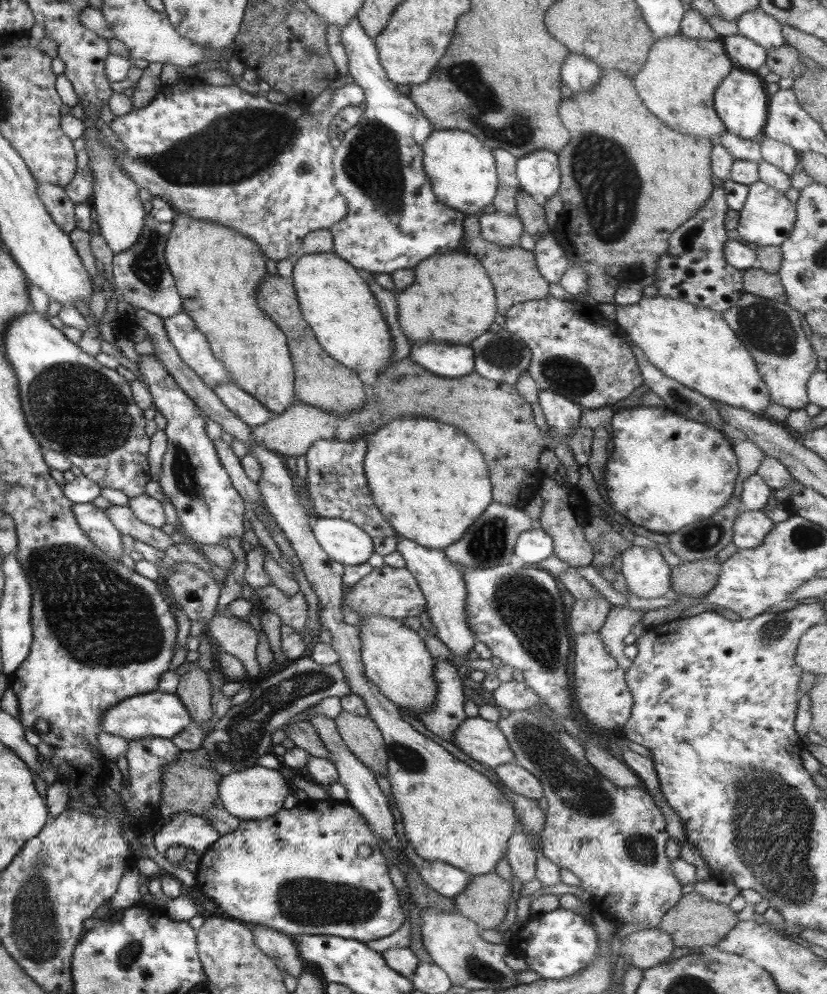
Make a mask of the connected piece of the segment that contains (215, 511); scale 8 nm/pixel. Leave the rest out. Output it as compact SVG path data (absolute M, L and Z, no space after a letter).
M155 354L138 357L139 380L151 394L156 411L167 421L164 429L166 450L158 483L164 496L174 506L184 534L205 546L225 544L229 538L241 542L244 534L243 510L247 505L222 470L214 444L204 432L203 414L180 390L175 378L161 366L161 360L155 358Z

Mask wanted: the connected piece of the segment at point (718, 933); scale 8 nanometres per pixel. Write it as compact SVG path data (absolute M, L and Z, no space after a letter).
M689 893L682 895L682 898L665 912L665 915L658 923L658 930L669 934L672 944L677 948L711 948L717 945L737 924L738 918L727 905L709 901L701 895Z

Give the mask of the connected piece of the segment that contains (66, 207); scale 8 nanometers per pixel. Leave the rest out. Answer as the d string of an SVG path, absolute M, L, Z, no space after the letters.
M37 183L36 192L44 203L44 209L51 220L63 231L69 234L75 228L73 219L74 204L67 198L63 189L49 183Z

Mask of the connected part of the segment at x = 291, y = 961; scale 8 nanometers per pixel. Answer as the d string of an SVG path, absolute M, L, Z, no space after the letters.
M251 923L248 926L252 931L254 944L261 953L271 959L282 973L298 978L306 967L297 953L294 937L263 924Z

